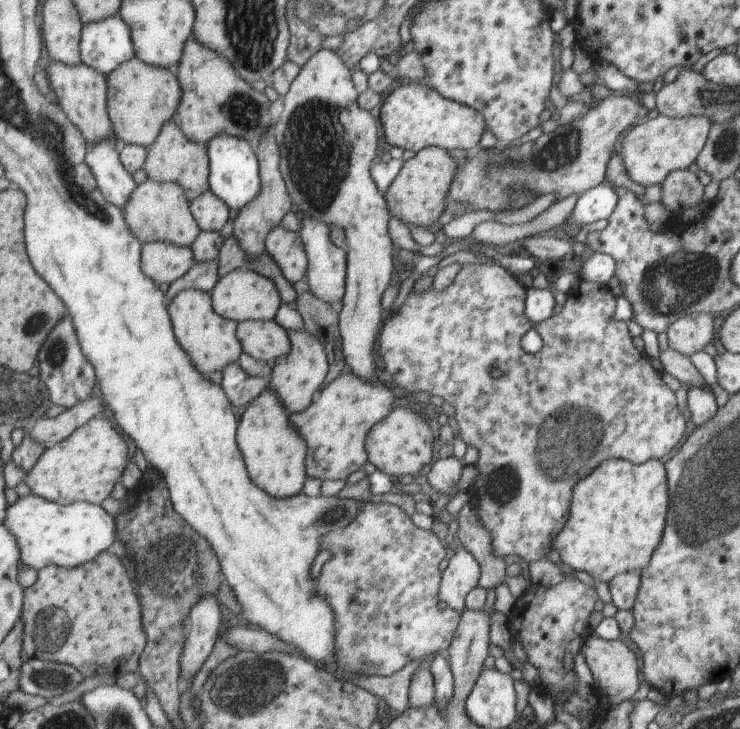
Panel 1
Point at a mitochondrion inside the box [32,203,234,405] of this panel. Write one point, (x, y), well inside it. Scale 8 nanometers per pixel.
(58, 352)

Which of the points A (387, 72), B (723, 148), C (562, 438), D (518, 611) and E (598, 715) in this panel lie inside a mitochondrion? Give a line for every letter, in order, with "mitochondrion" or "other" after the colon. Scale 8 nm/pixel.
A: other
B: mitochondrion
C: mitochondrion
D: other
E: other

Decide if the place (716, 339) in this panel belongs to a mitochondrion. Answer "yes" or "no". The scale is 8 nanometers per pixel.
no

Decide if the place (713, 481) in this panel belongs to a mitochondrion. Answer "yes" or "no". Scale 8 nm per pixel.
yes

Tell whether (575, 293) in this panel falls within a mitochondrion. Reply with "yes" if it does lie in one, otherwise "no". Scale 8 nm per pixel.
no

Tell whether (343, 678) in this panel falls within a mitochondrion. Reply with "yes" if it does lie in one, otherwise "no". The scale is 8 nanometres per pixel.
no

